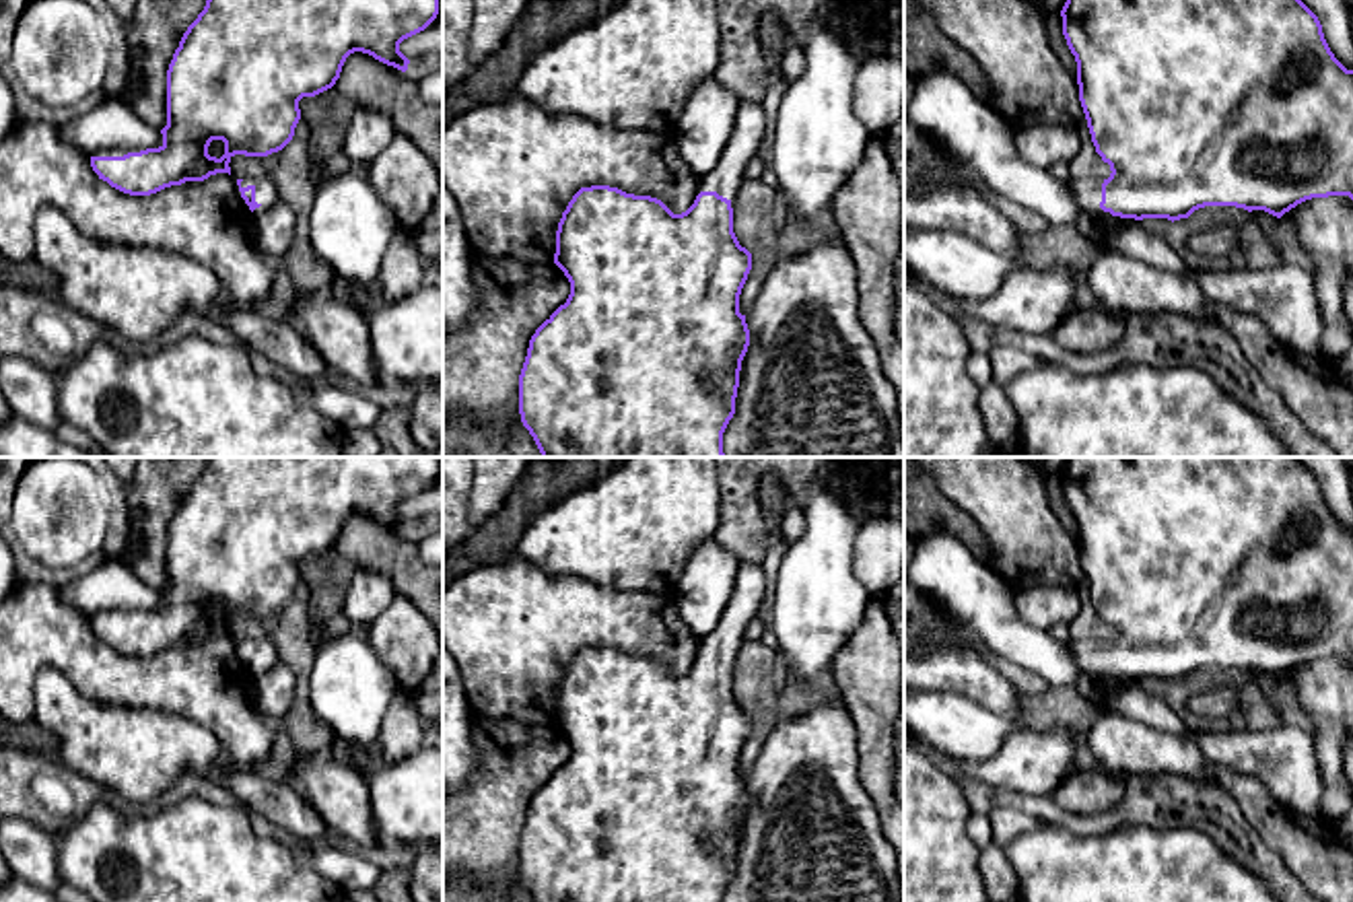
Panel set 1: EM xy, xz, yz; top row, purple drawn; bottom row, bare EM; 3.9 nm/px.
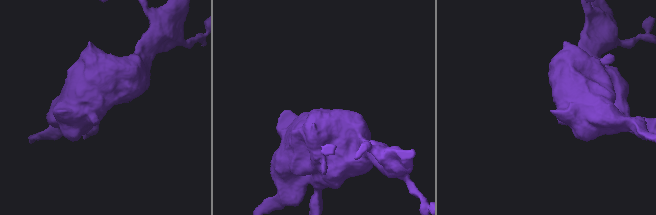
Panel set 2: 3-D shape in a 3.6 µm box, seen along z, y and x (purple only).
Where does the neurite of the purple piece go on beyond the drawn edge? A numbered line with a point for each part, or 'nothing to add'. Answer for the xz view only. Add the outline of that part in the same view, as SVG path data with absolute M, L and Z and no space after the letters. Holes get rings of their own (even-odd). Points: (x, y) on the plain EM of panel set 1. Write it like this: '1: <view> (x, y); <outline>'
1: xz (746, 600); M745 562L737 566L737 581L731 599L717 628L700 638L700 653L717 653L733 661L743 643L745 626L758 616L764 605L766 581L762 564Z

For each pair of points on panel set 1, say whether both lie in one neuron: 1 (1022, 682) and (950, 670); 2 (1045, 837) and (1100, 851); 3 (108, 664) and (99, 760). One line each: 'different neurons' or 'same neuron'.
1: different neurons
2: same neuron
3: different neurons

